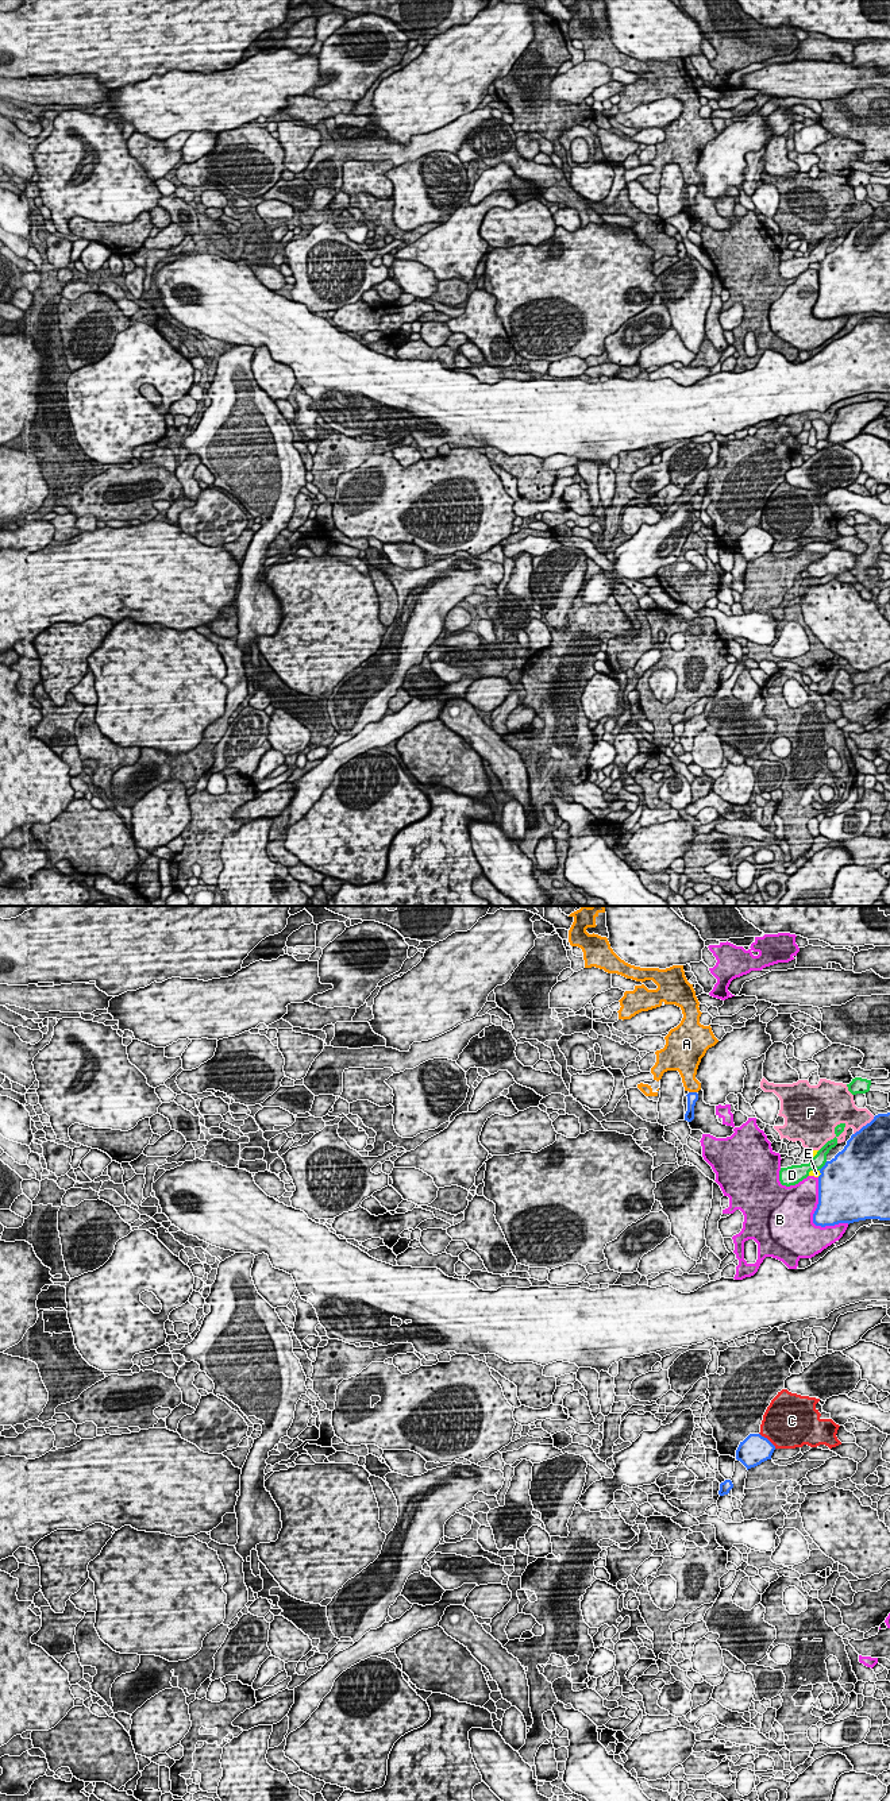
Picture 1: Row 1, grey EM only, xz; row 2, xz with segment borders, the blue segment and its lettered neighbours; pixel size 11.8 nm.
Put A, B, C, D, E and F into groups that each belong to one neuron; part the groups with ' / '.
A / B / C / D / E / F

